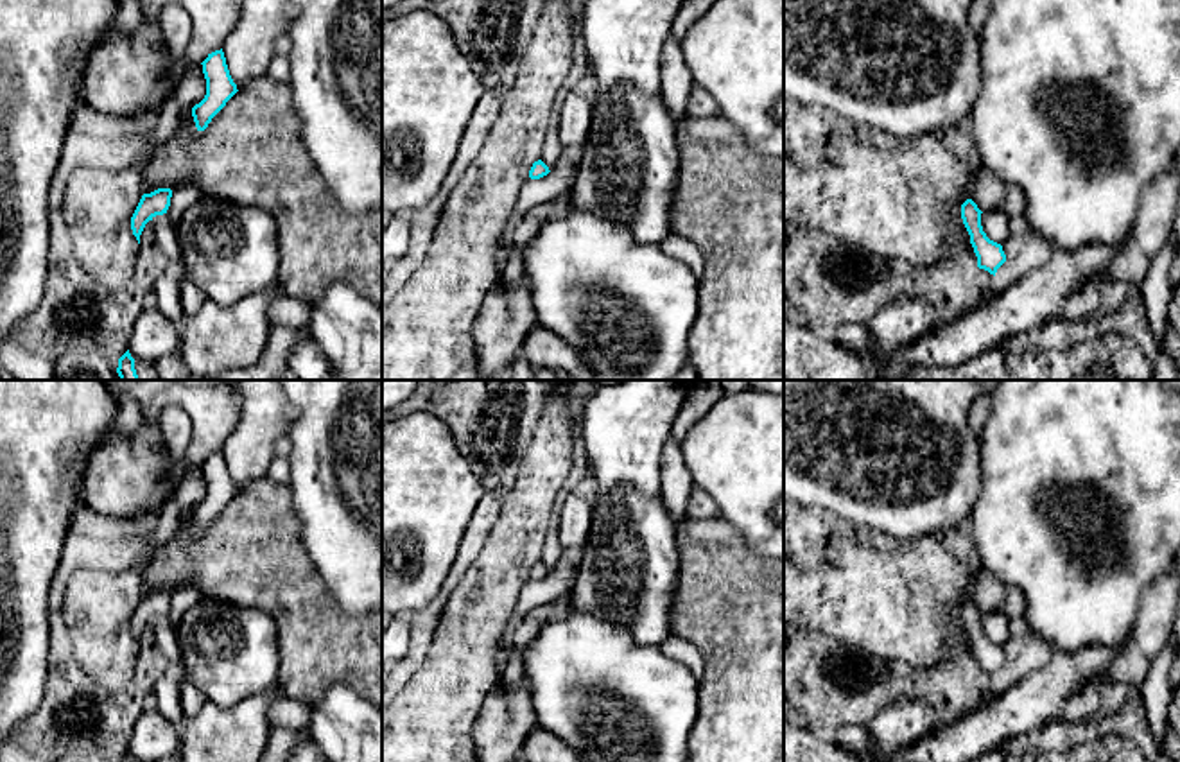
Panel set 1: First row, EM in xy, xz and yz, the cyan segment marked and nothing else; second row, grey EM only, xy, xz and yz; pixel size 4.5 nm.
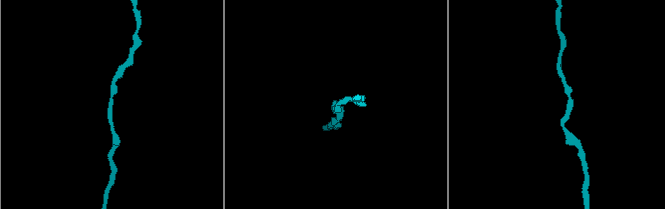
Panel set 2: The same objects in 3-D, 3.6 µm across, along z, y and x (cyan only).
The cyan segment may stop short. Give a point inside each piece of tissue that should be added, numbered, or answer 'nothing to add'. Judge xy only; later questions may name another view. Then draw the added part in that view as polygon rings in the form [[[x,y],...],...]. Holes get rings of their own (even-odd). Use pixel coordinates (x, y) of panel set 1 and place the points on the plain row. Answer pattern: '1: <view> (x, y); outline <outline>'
nothing to add

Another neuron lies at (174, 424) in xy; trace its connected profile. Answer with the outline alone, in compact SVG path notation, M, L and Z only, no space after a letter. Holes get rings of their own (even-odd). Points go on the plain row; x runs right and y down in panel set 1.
M170 405L160 412L158 427L163 434L170 459L179 461L185 455L194 432L190 416L181 407Z

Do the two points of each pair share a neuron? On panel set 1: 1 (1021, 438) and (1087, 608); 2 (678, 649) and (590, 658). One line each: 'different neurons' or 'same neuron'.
1: same neuron
2: different neurons

